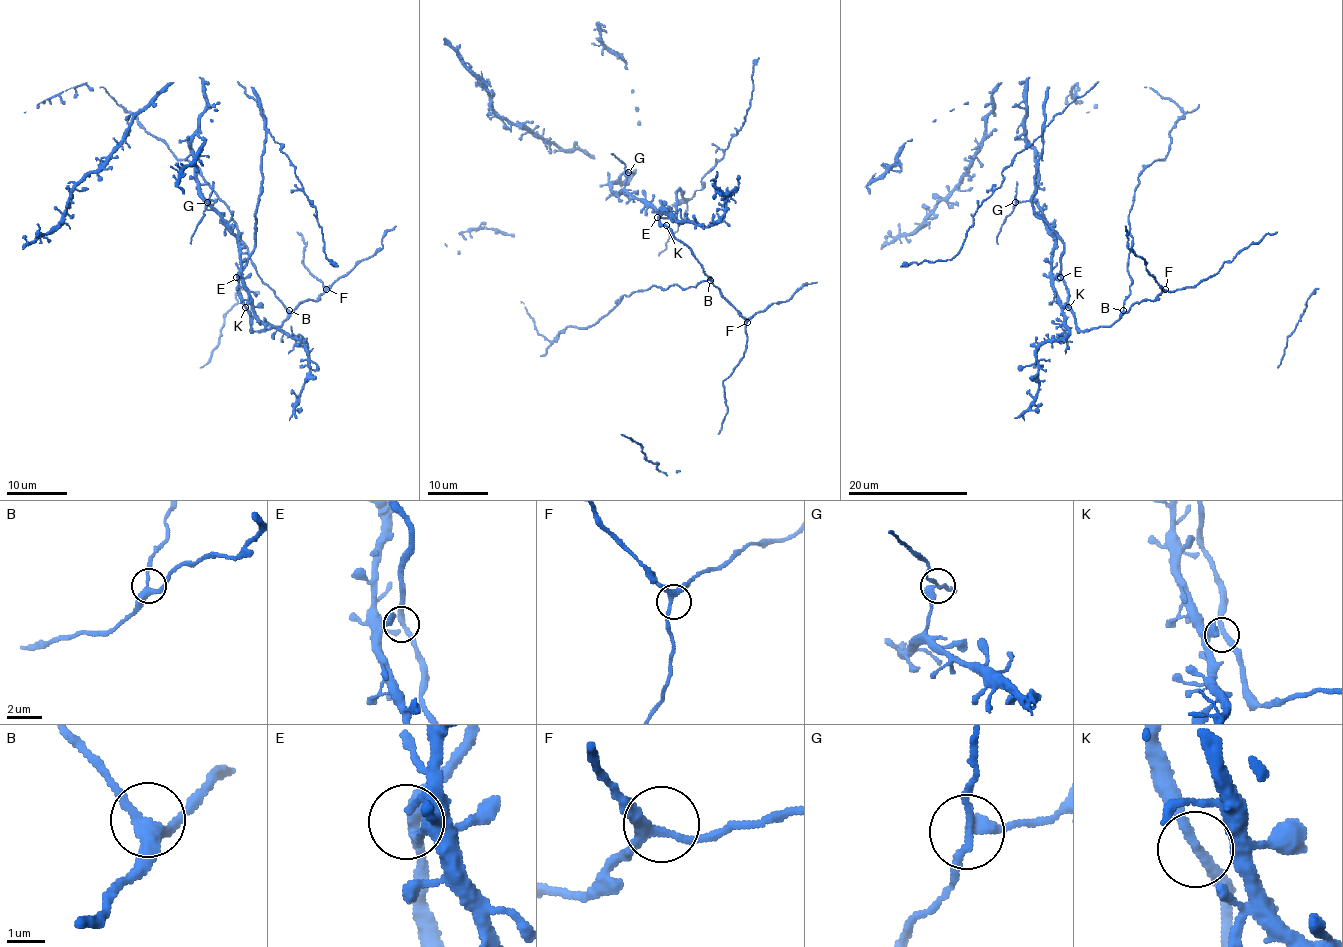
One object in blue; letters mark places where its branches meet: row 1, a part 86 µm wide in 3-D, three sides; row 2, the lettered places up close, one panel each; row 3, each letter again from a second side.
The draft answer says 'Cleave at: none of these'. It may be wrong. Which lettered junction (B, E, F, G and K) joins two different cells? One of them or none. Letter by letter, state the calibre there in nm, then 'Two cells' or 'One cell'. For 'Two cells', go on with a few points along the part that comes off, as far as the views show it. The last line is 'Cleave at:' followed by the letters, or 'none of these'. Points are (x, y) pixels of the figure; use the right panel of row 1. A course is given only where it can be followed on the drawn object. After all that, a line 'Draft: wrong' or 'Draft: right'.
B: Thickness 280 nm. One cell
E: Thickness 260 nm. One cell
F: Thickness 240 nm. One cell
G: Thickness 260 nm. Two cells. Course of the part to remove: (1015, 202), (997, 235), (997, 244)
K: Thickness 220 nm. One cell
Cleave at: G
Draft: wrong

